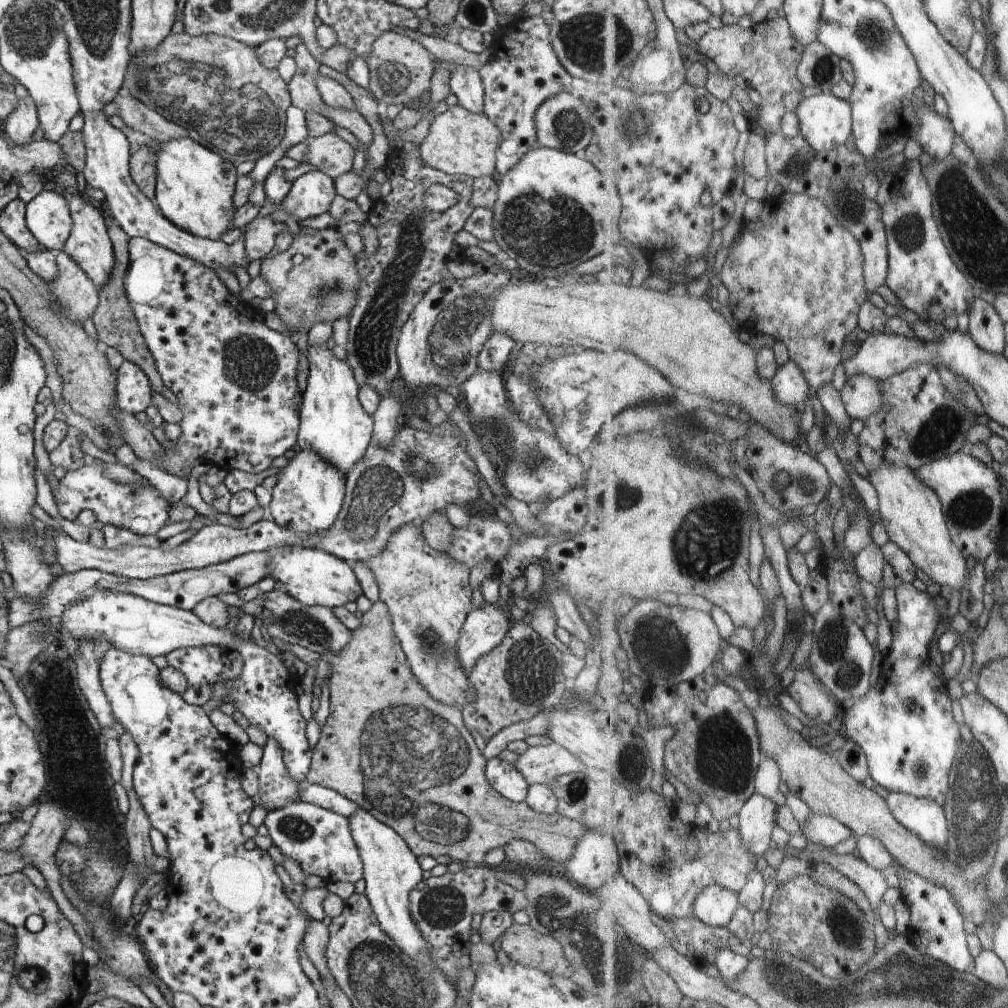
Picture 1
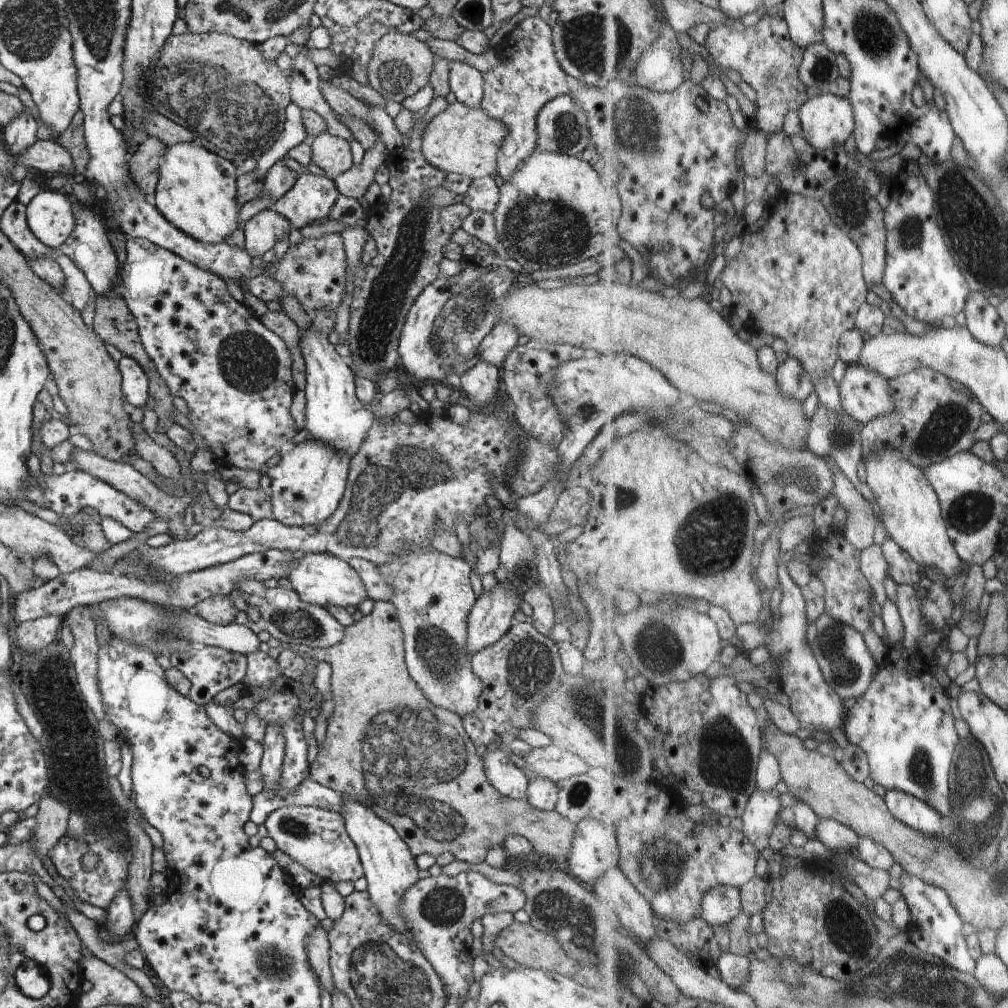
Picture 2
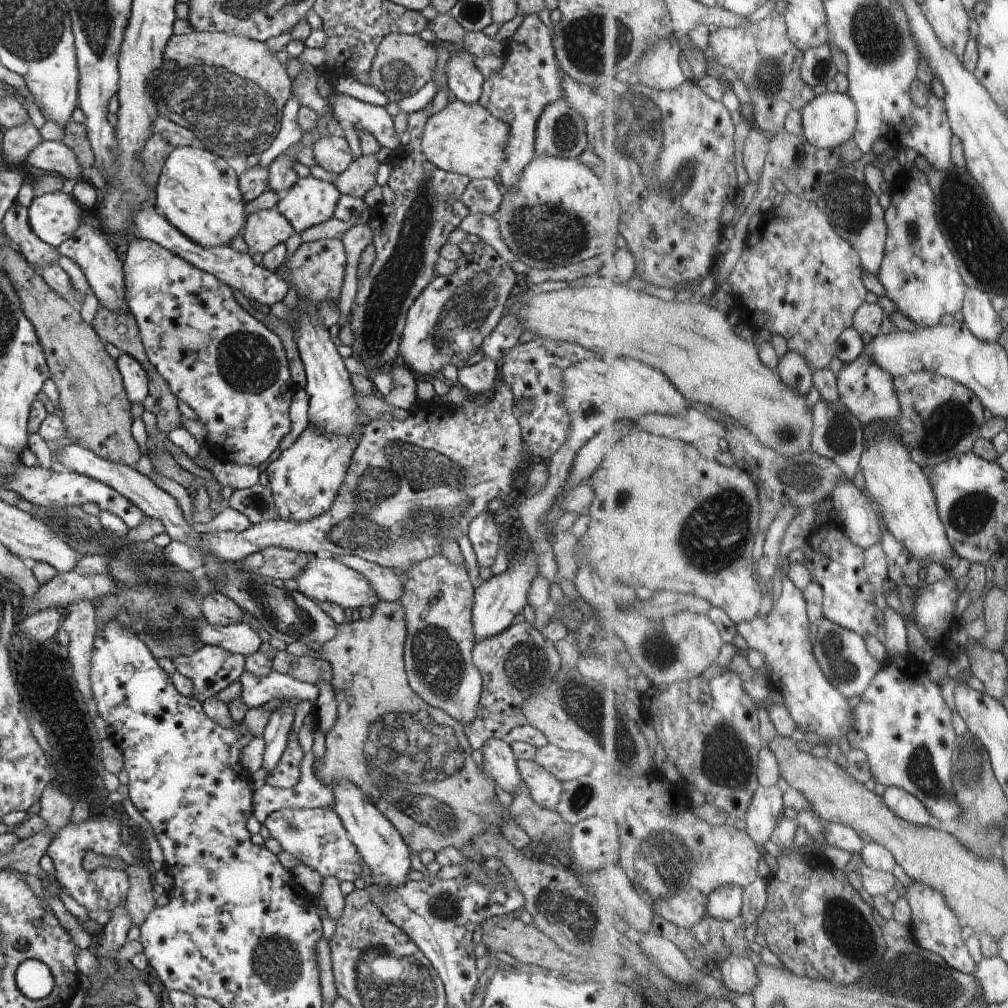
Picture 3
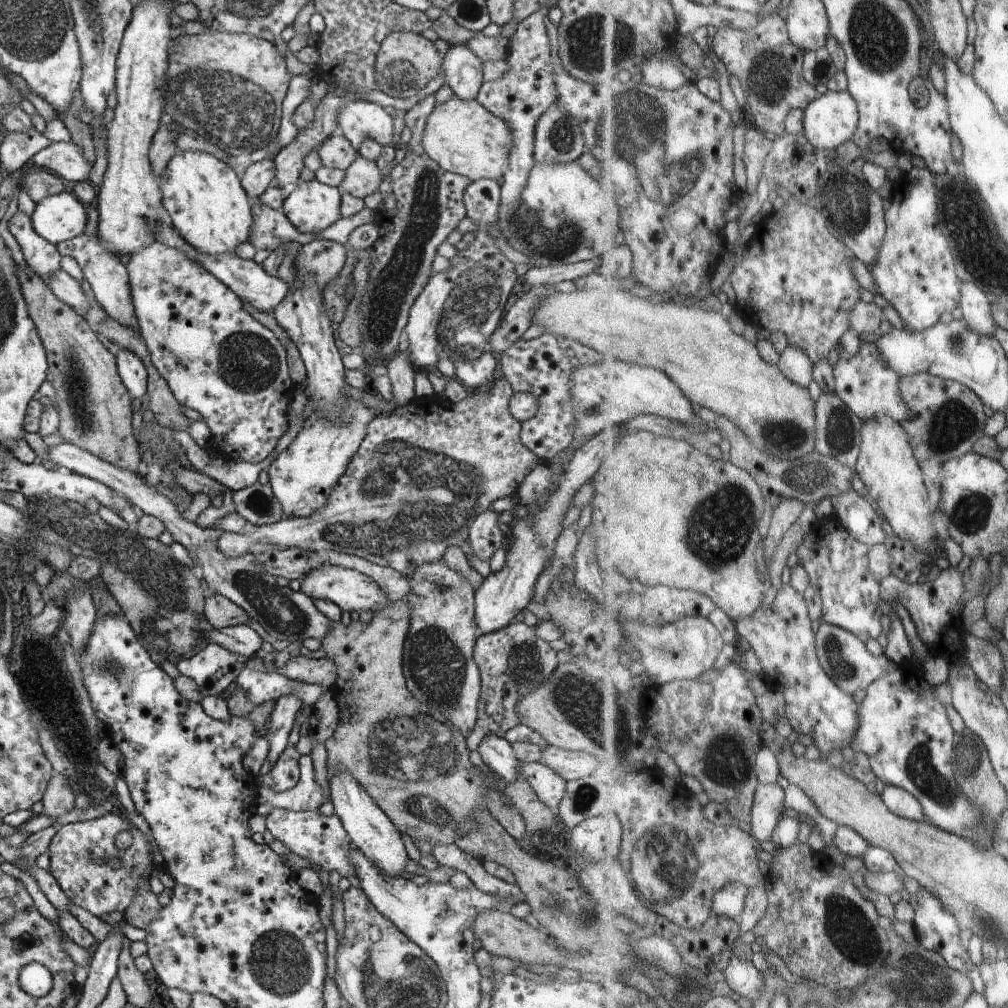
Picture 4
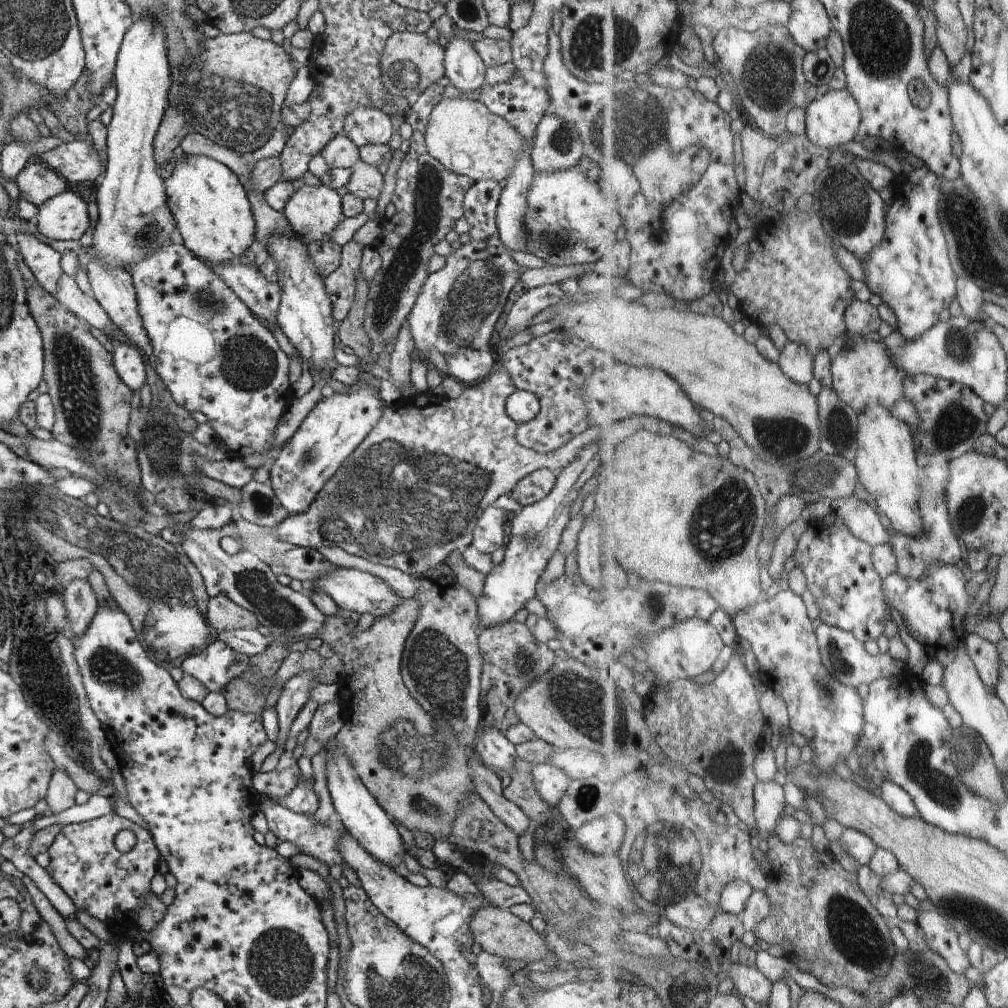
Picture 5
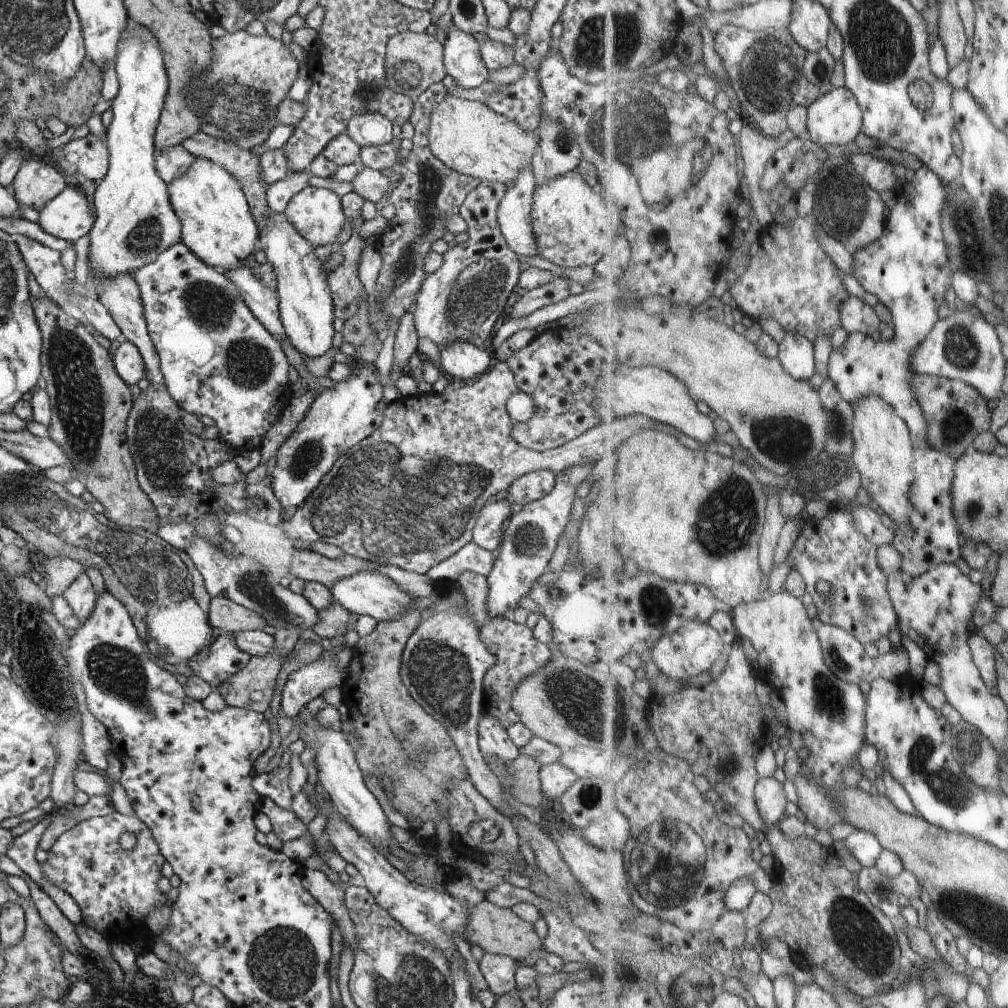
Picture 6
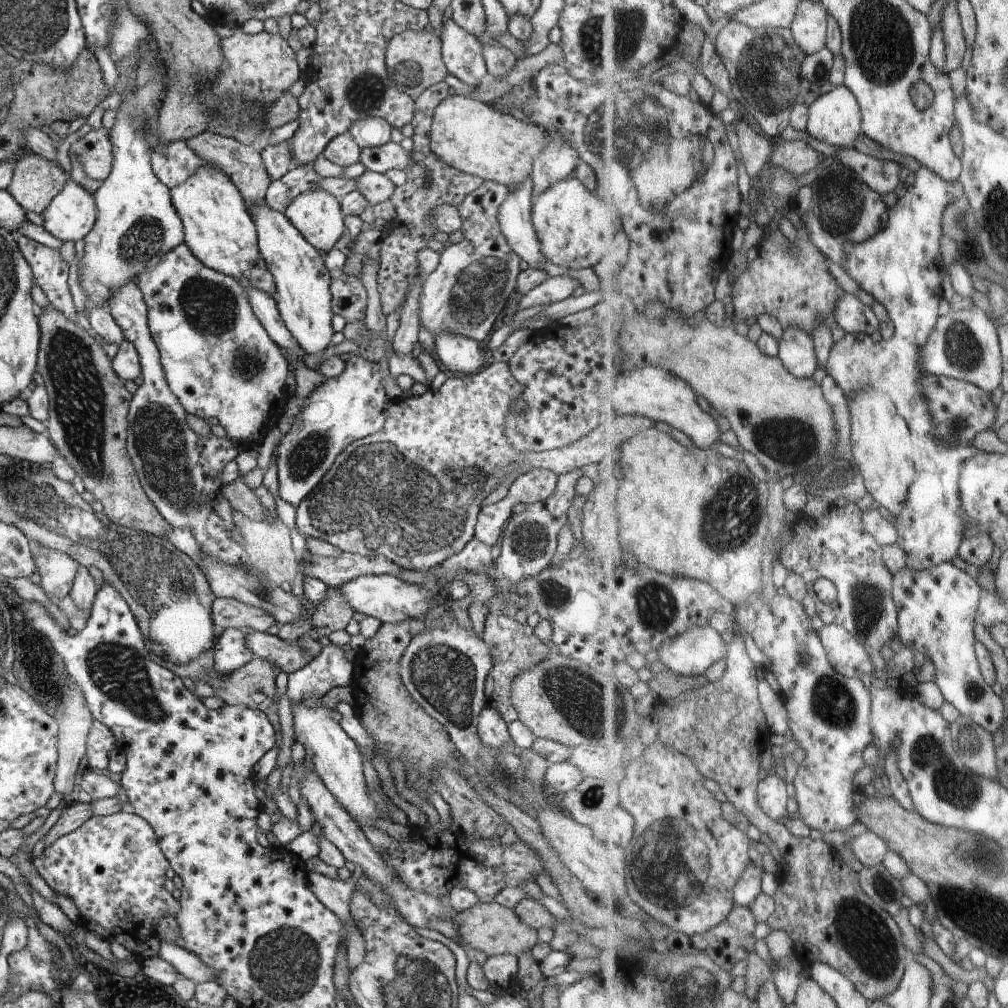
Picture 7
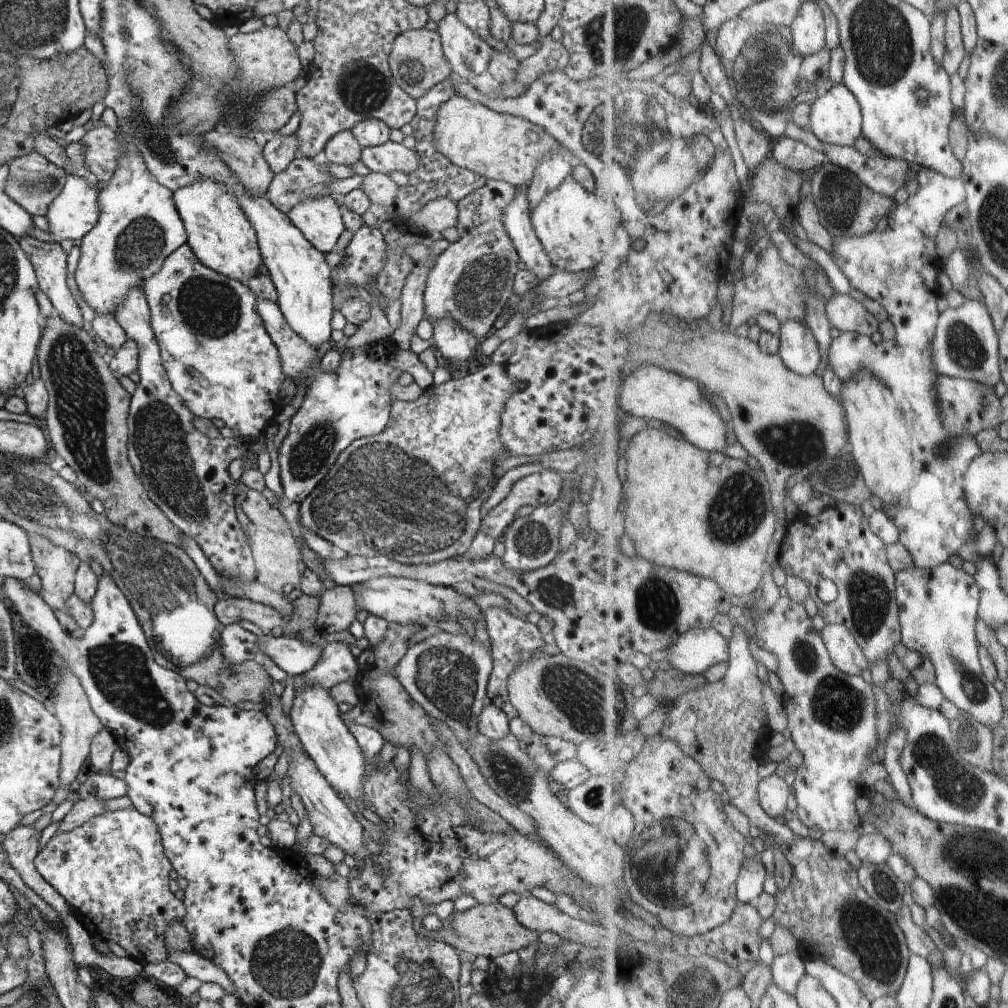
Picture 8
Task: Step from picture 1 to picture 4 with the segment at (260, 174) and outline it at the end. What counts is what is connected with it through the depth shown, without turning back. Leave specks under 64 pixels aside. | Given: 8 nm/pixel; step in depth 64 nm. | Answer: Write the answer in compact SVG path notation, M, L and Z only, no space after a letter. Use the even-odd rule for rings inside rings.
M309 69L306 72L292 77L289 84L289 90L282 105L282 120L277 134L278 144L284 148L288 146L296 134L298 134L298 127L294 126L292 122L292 114L294 110L302 104L302 101L306 100L304 97L305 90L310 88L311 74Z

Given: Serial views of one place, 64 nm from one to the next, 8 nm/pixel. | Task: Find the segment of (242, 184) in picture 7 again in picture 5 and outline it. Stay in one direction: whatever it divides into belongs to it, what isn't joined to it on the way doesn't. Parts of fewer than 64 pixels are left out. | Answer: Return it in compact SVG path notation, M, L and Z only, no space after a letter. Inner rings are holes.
M192 131L184 140L182 140L179 151L183 152L185 155L192 156L207 156L208 158L213 158L222 164L225 164L230 168L230 170L234 170L236 174L240 174L240 178L242 178L242 184L247 189L247 197L250 201L252 207L252 214L255 220L255 228L256 228L256 240L258 242L262 242L262 244L266 245L266 242L270 240L270 236L274 236L276 232L282 232L282 234L290 234L290 236L295 236L296 232L291 228L291 224L287 221L287 218L282 212L278 212L274 210L264 198L264 194L260 192L260 190L256 190L256 188L249 188L248 185L252 184L252 168L246 164L246 160L242 158L241 154L236 152L236 150L232 150L228 148L228 146L220 146L216 144L216 142L211 141L210 138L206 138L203 134Z

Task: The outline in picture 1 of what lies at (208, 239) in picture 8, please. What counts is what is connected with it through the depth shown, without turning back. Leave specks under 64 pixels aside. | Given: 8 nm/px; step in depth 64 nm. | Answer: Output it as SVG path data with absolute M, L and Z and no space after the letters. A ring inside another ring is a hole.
M190 136L159 143L155 198L162 214L174 226L198 238L223 240L233 228L232 218L237 211L233 204L238 177L236 166L231 166L222 155L198 144Z

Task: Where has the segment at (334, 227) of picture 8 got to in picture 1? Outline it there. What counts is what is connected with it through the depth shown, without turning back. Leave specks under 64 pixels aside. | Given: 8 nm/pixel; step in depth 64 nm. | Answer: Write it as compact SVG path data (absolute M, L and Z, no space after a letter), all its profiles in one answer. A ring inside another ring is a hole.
M312 170L292 183L290 192L280 204L265 200L258 215L263 217L277 210L284 210L299 222L328 212L336 195L334 179L326 173Z

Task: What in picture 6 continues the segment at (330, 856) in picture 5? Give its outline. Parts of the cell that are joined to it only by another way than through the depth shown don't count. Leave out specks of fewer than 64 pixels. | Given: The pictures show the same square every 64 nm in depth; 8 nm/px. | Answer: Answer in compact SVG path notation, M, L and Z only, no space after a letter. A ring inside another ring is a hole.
M261 797L259 810L268 816L272 831L283 843L309 834L307 824L304 824L293 811L278 808L271 798Z

